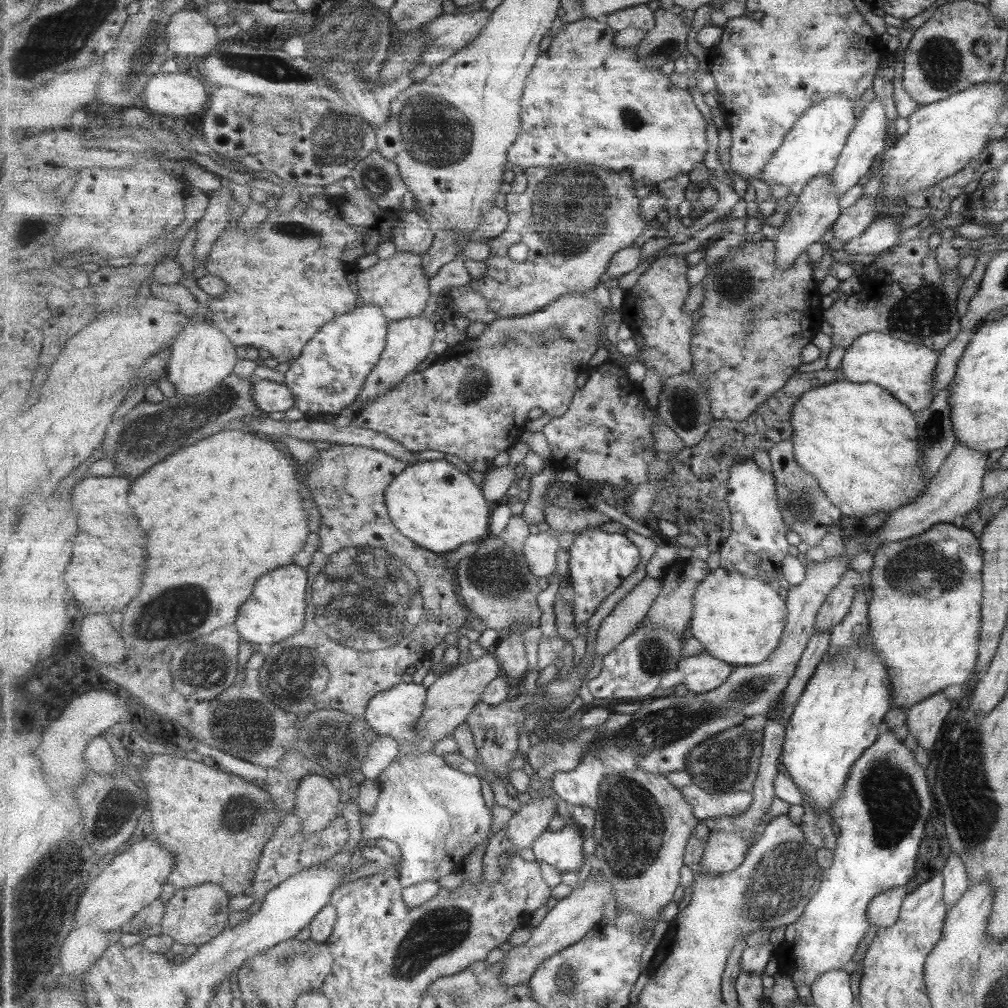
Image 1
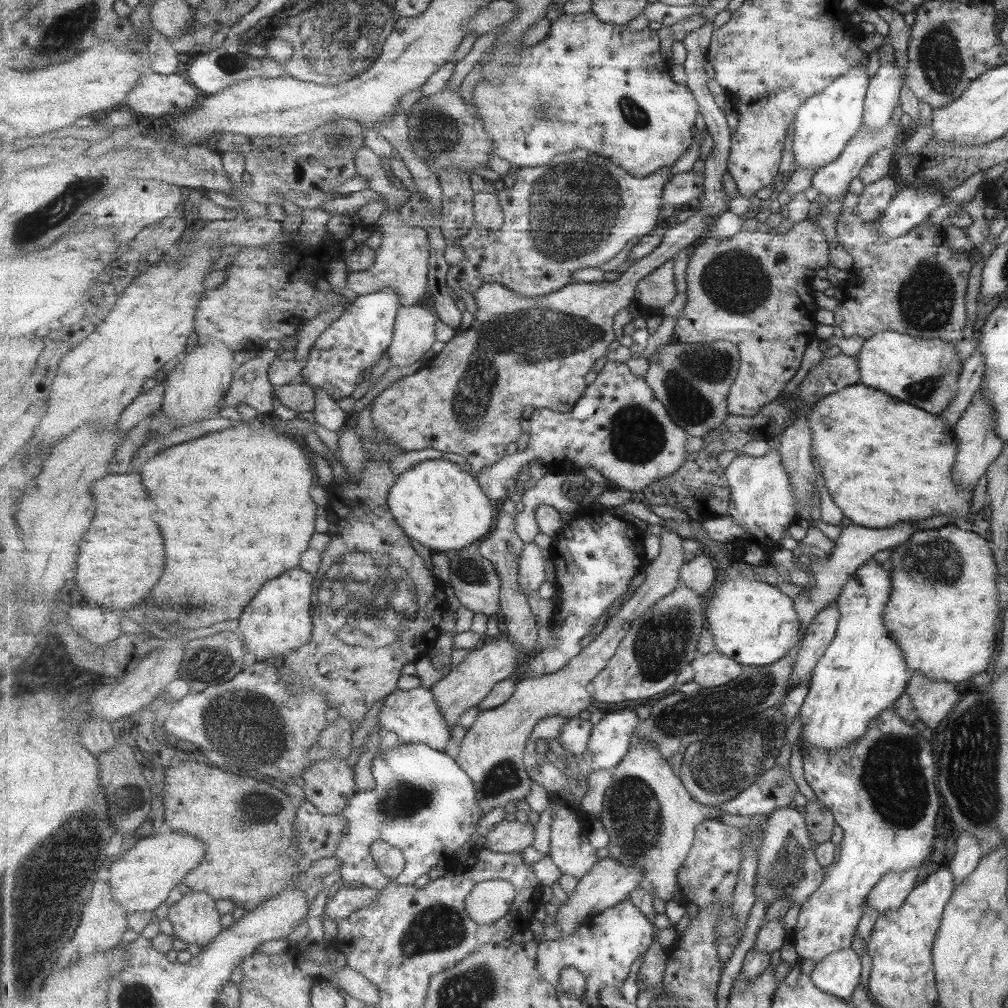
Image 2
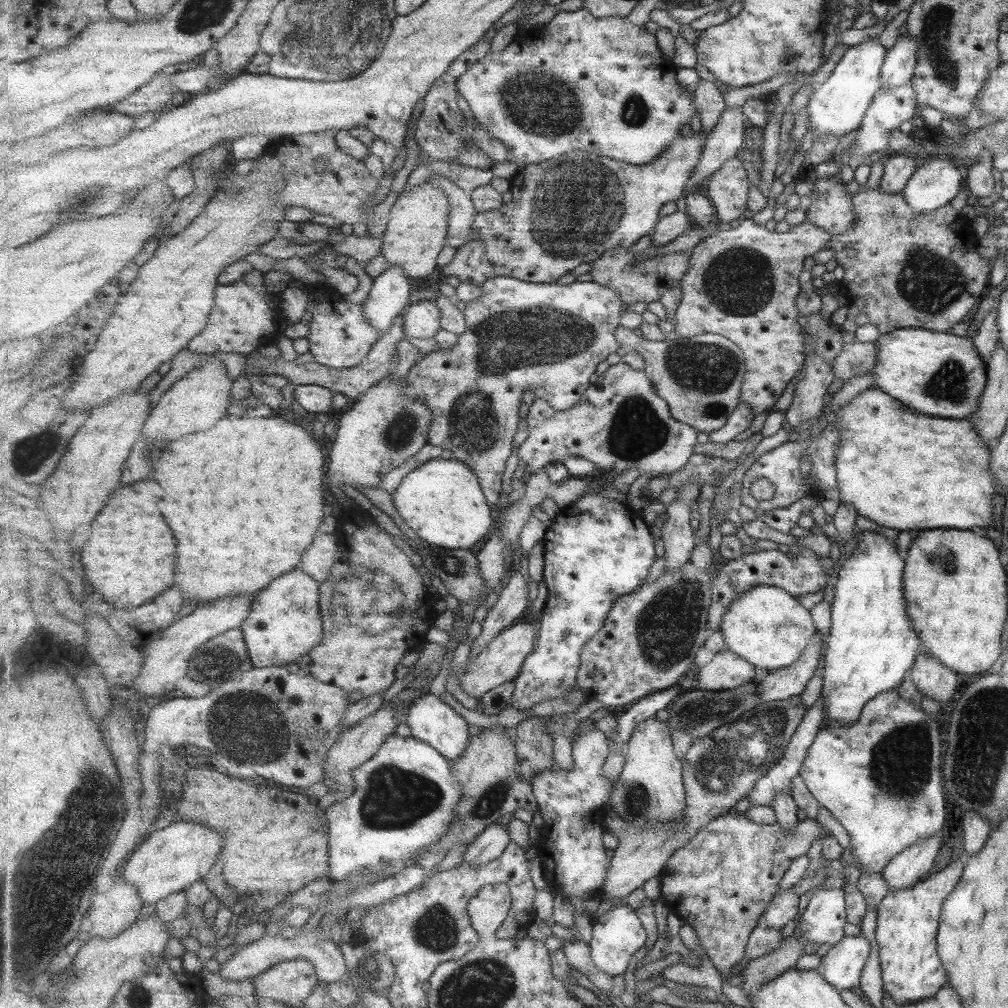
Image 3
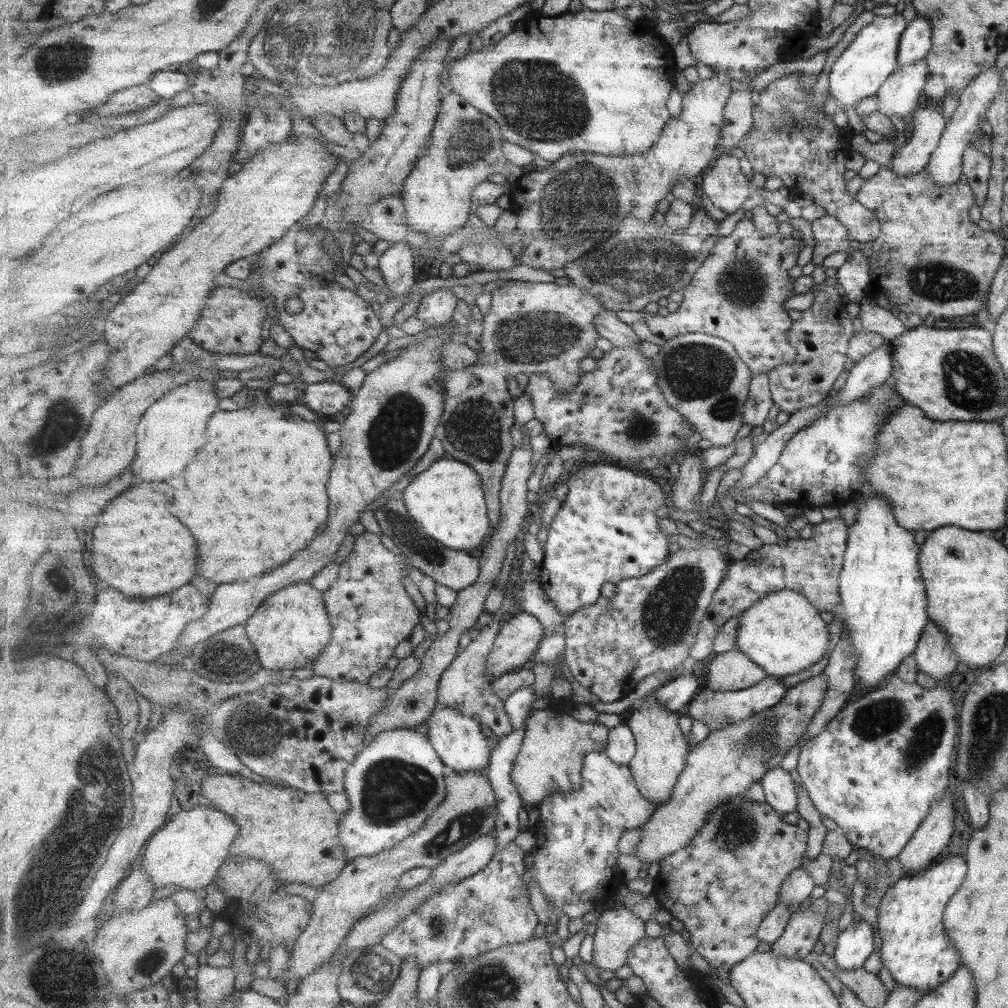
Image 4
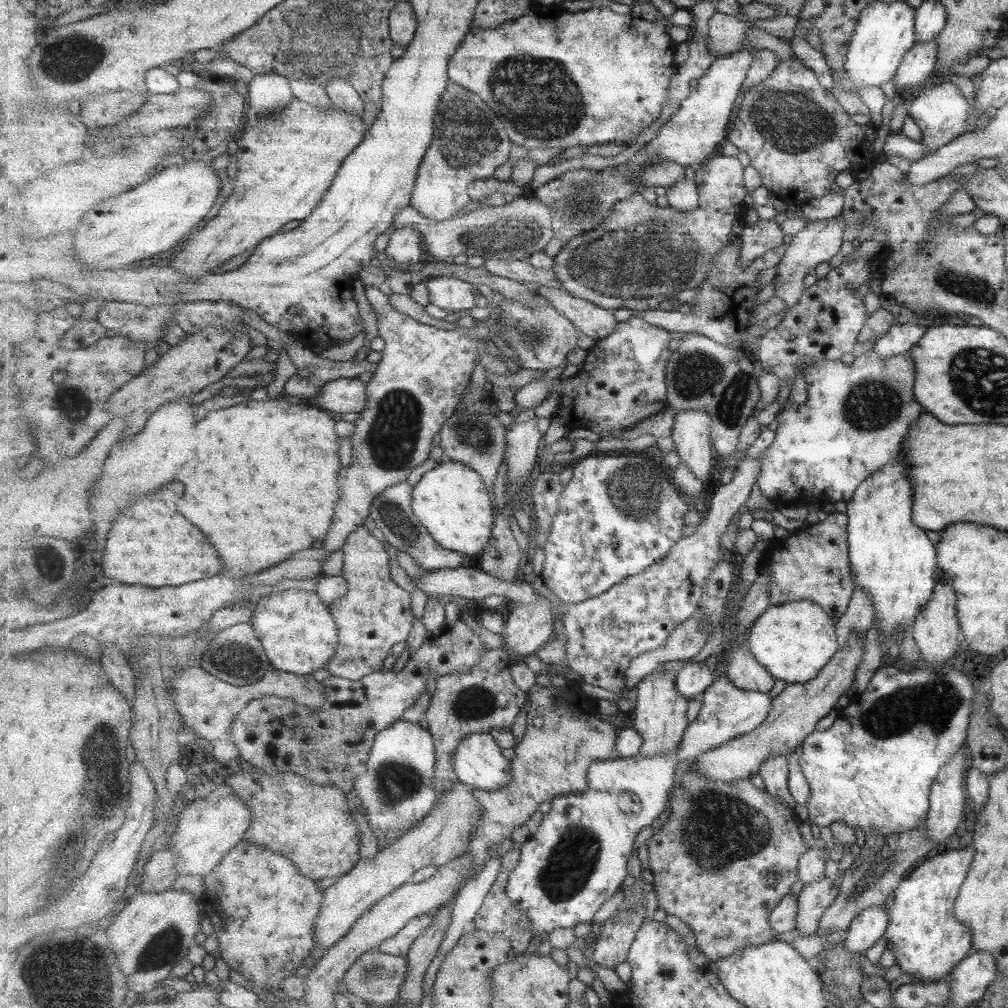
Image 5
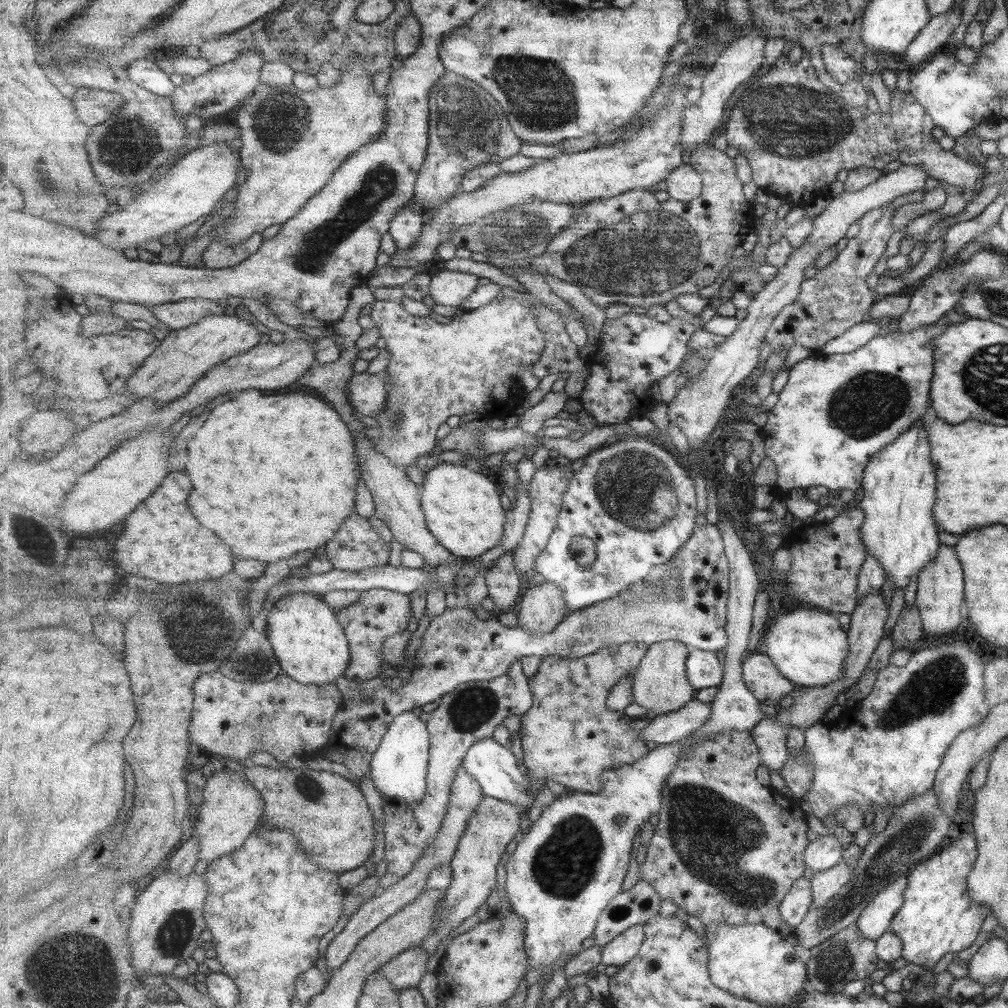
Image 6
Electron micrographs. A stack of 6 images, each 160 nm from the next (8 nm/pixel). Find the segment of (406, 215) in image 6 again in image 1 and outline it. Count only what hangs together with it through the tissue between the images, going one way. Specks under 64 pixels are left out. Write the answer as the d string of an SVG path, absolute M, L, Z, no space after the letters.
M379 305L359 307L327 324L306 344L302 355L285 372L285 384L296 396L296 406L294 408L303 412L305 418L318 420L319 415L339 415L339 412L345 410L348 404L353 404L358 400L361 392L363 392L366 380L378 367L383 351L386 350L390 324L387 322L385 315Z

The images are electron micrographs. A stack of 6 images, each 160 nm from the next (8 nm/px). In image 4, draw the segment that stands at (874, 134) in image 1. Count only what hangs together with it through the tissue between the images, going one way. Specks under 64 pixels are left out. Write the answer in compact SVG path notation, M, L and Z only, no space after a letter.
M916 15L914 20L906 24L906 31L902 33L898 42L897 63L895 70L903 66L915 64L928 54L931 45L931 24Z

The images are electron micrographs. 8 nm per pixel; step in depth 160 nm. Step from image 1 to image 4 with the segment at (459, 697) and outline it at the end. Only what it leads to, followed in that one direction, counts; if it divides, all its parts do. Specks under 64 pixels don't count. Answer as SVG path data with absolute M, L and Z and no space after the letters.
M523 612L505 622L489 656L488 679L495 682L504 674L530 666L546 631L536 616Z

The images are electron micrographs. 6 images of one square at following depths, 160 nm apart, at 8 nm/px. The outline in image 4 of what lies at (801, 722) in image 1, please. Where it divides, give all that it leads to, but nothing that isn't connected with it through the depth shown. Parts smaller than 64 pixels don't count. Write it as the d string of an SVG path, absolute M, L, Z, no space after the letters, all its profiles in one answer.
M862 490L862 498L857 504L855 520L846 532L846 552L839 574L838 590L839 609L844 612L843 629L848 632L847 642L853 646L853 654L857 658L852 672L857 681L854 682L855 692L850 699L872 691L883 678L894 672L898 664L915 650L921 632L929 622L926 612L928 600L917 568L917 546L913 542L913 534L895 522L893 512L883 497L871 493L871 490Z

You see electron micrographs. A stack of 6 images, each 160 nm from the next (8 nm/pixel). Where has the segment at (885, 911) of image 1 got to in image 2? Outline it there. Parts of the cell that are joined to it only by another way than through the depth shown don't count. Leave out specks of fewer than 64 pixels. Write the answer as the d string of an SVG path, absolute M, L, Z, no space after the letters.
M917 865L904 871L886 872L867 893L867 909L874 908L883 914L885 911L899 908L917 885L918 872L919 866Z

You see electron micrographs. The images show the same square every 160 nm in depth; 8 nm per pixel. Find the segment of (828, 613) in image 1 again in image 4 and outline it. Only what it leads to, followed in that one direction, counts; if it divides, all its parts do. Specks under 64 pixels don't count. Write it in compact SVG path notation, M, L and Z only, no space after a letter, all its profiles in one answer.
M768 675L763 682L757 683L751 688L729 691L709 691L706 689L689 704L689 715L704 723L710 731L723 730L730 724L747 720L754 714L777 706L789 690L781 683L781 679L782 677Z

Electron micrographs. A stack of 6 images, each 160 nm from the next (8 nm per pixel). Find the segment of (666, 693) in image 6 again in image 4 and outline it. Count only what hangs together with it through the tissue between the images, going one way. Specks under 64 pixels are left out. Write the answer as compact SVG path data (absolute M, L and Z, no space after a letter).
M651 691L631 709L627 724L636 736L636 757L629 766L634 772L639 792L657 806L669 802L679 777L688 765L689 742L679 726L680 714L660 703L655 692Z

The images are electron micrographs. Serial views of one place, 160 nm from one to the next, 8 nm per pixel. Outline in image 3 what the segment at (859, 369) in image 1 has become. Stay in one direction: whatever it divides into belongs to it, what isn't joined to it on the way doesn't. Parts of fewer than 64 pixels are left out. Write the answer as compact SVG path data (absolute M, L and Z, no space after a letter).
M911 327L879 334L874 342L874 384L895 400L927 416L951 419L965 419L980 407L987 368L970 337Z

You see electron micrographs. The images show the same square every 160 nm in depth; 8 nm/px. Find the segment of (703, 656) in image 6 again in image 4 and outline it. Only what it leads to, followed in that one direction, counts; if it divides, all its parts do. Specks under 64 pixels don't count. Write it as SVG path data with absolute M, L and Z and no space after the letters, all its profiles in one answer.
M693 674L680 675L677 679L670 681L667 685L656 692L662 705L672 711L681 711L688 708L699 694L699 678Z

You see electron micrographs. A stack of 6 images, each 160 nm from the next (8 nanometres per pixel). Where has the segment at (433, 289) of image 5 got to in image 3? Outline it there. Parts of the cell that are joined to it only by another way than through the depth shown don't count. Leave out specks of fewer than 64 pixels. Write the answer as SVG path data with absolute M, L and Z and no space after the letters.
M435 300L421 301L405 309L406 336L409 338L433 338L442 328L442 310Z

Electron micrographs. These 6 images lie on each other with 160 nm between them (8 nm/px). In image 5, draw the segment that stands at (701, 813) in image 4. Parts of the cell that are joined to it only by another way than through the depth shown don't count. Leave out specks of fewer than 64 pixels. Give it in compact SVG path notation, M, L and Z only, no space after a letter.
M856 634L849 636L843 650L839 650L814 679L806 683L786 684L785 689L773 700L773 708L767 720L749 734L734 738L697 758L694 769L704 777L725 784L737 779L750 779L760 774L760 766L771 756L788 756L806 741L807 735L815 731L815 724L831 709L839 708L839 700L855 678L855 670L863 656L863 642Z

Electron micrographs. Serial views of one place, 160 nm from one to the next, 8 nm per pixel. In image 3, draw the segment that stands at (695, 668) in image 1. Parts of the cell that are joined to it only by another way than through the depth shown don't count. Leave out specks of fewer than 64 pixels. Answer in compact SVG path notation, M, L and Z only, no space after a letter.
M724 650L700 667L694 680L701 690L721 691L749 684L761 674L751 661L744 660L731 650Z

